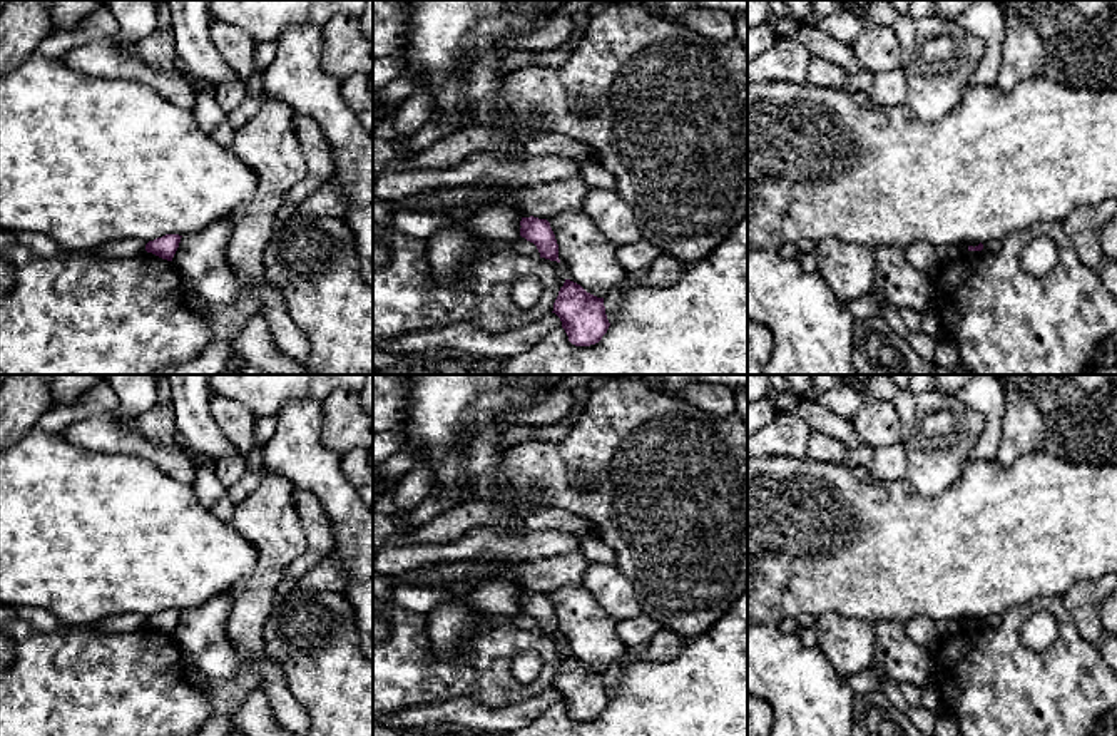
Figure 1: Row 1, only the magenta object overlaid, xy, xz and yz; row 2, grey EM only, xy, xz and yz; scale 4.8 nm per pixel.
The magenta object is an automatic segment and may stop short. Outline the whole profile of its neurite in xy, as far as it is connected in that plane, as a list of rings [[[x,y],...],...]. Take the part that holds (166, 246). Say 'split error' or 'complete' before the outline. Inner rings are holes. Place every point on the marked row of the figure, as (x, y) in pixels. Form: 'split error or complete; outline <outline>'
complete; outline [[[166,234],[162,238],[149,241],[145,244],[145,251],[152,253],[162,259],[172,261],[176,251],[179,248],[181,238],[182,236],[179,236],[179,234]]]

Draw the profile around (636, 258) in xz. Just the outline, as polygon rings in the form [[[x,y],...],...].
[[[644,238],[637,243],[619,246],[617,249],[622,268],[634,279],[639,279],[661,254],[662,251]]]

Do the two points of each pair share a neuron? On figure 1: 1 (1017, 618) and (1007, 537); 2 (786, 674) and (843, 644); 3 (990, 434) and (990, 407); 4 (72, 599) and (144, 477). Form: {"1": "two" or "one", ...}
{"1": "two", "2": "two", "3": "one", "4": "one"}

